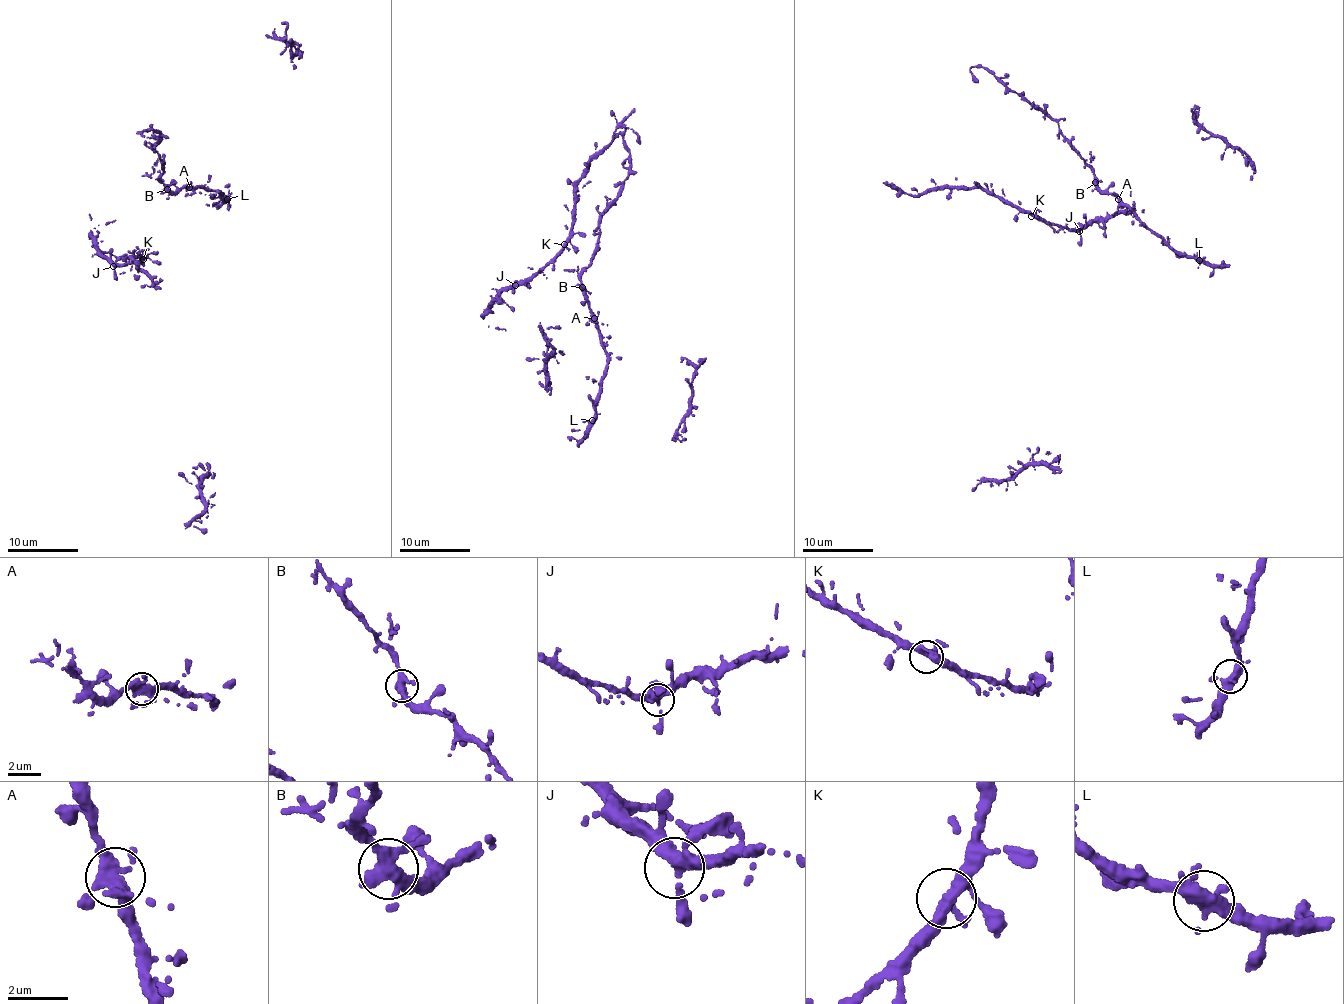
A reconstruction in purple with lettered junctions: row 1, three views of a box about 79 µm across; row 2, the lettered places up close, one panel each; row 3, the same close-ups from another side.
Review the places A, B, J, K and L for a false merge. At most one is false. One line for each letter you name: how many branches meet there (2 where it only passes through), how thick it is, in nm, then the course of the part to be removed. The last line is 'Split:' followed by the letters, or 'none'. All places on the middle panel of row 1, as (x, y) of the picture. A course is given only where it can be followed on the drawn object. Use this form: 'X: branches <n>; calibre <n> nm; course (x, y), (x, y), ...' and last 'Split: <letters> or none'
Split: none

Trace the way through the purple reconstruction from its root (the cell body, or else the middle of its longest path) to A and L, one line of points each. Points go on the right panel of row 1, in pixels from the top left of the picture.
A: (1091, 190), (1114, 195), (1118, 199)
L: (1091, 190), (1119, 196), (1136, 212), (1143, 225), (1176, 251), (1199, 260)

